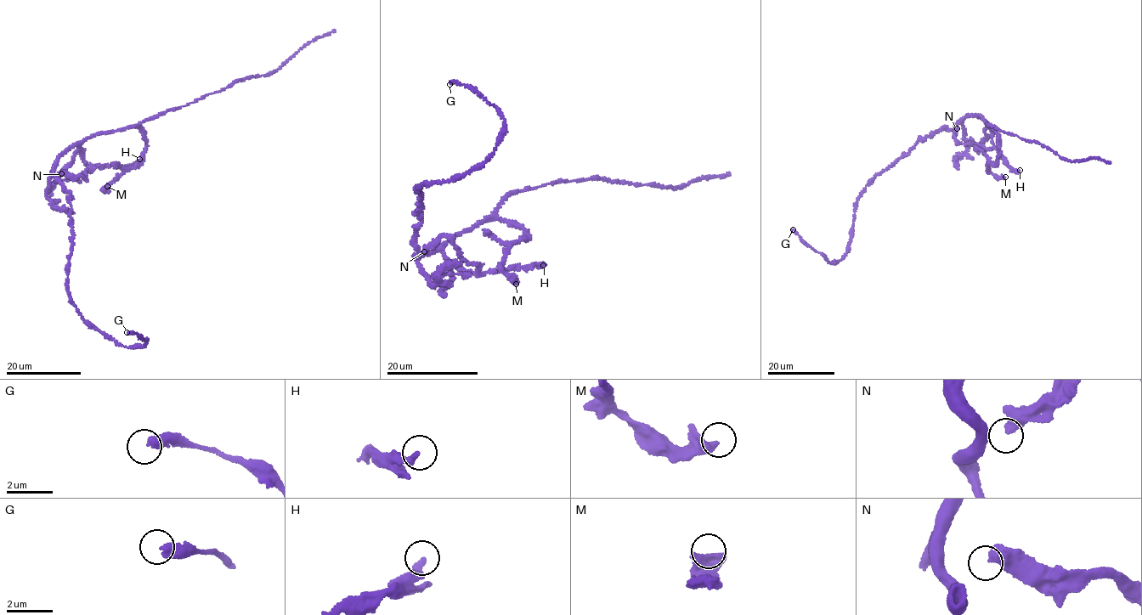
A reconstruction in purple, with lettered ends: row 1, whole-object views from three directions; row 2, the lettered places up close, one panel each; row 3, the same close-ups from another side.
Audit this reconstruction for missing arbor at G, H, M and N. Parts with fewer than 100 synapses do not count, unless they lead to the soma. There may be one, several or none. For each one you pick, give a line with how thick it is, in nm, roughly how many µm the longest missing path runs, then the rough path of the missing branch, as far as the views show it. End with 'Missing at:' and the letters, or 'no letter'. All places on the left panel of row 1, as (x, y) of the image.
Missing at: no letter

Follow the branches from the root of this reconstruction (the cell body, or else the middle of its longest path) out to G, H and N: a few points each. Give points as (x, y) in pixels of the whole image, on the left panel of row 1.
G: (65, 149), (53, 172), (71, 193), (70, 301), (81, 317), (118, 344), (145, 345), (146, 338), (127, 332)
H: (65, 149), (78, 143), (81, 160), (88, 165), (127, 165), (138, 163), (139, 159)
N: (65, 149), (78, 143), (81, 160), (92, 168), (84, 172), (85, 178), (80, 175), (61, 173)

